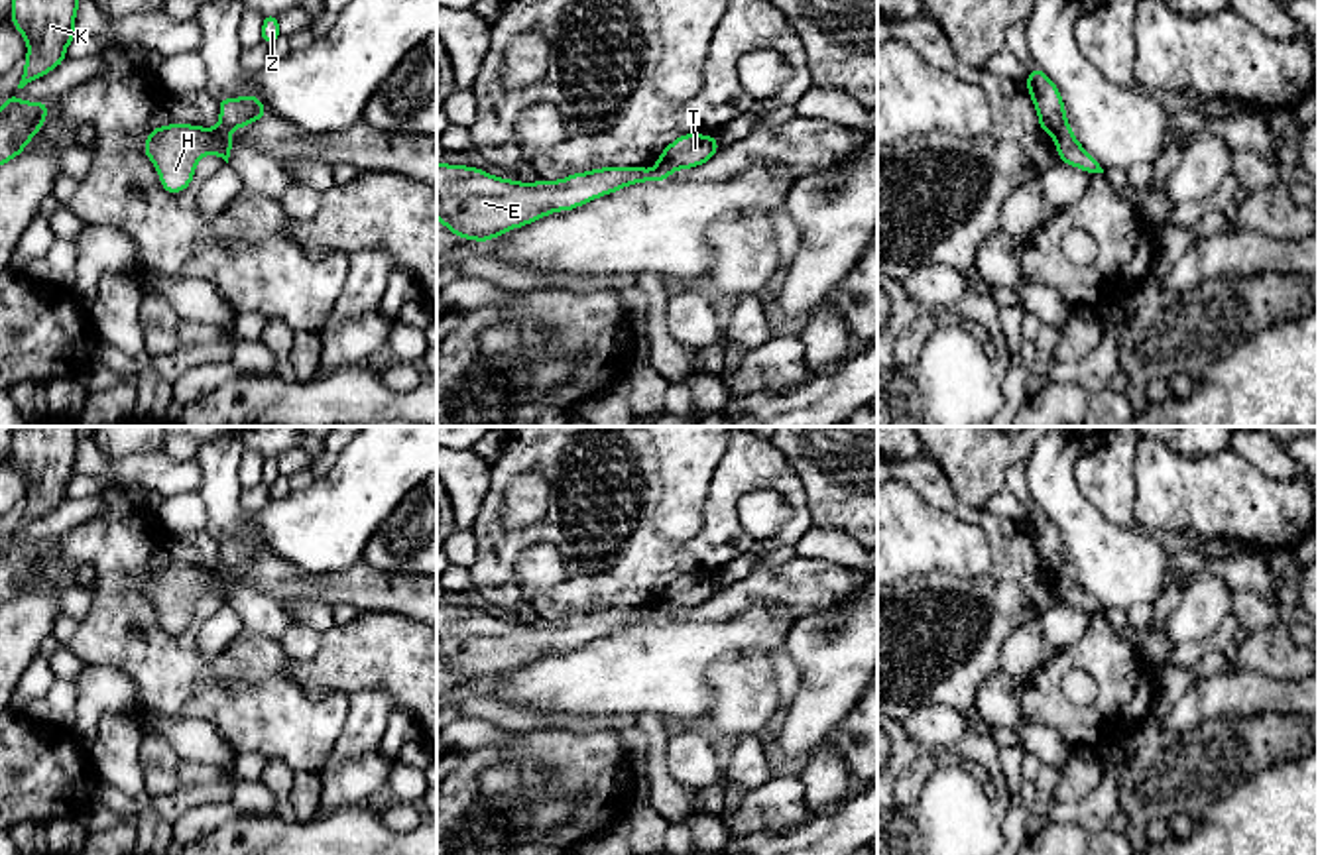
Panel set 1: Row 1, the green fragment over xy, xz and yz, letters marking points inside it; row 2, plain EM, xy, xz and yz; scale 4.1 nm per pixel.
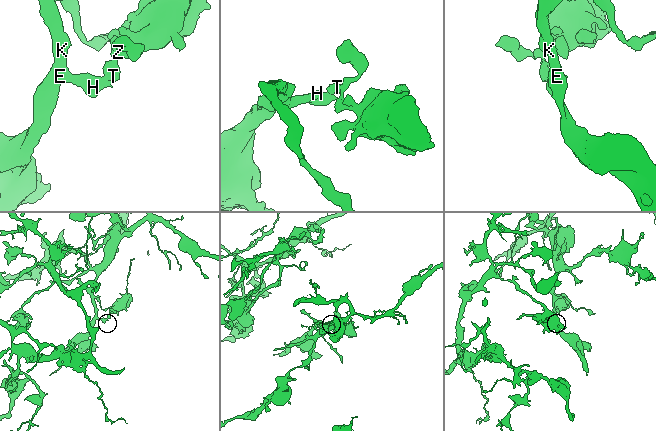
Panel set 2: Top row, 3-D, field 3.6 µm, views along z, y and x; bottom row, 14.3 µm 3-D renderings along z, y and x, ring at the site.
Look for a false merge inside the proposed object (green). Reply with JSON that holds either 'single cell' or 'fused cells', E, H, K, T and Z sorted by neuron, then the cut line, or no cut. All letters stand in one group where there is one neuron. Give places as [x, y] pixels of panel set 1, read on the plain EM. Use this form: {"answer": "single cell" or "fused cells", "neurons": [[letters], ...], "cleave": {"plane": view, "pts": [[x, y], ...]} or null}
{"answer": "fused cells", "neurons": [["E", "H", "K"], ["T", "Z"]], "cleave": {"plane": "yz", "pts": [[1065, 561], [1053, 576]]}}

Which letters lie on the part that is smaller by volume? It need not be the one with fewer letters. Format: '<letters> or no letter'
T, Z

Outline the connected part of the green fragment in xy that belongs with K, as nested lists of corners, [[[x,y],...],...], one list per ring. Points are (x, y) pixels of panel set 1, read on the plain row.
[[[18,427],[14,430],[12,462],[28,482],[18,529],[65,501],[65,487],[75,480],[79,442],[79,427]]]

